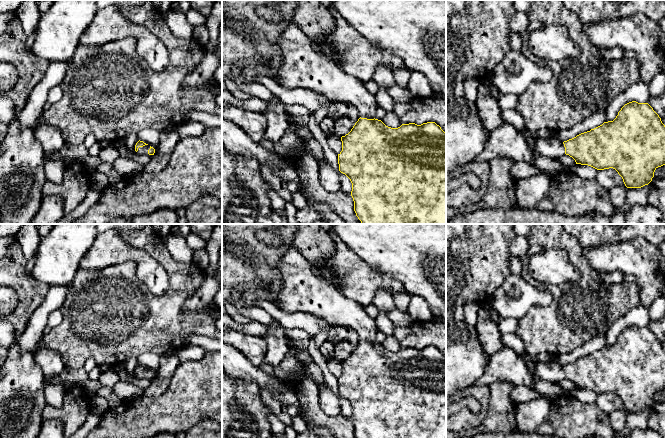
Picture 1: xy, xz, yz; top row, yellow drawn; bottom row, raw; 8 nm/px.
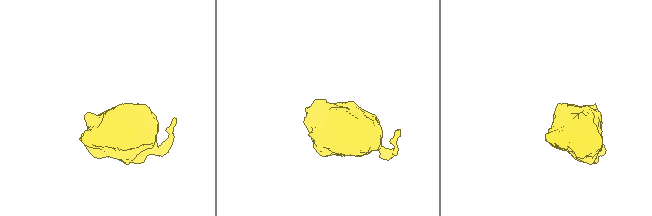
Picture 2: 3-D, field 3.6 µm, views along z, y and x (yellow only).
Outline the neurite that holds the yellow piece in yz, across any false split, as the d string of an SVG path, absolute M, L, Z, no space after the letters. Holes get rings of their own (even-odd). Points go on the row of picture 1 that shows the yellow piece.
M632 101L621 108L613 121L604 122L602 125L567 141L562 142L554 135L546 139L536 137L534 149L540 155L554 159L566 154L572 157L576 164L588 165L597 170L613 168L622 177L627 188L641 188L652 181L658 167L665 165L665 125L648 103Z

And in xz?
M294 23L280 34L279 45L283 63L279 69L279 84L287 89L304 87L317 91L331 102L355 106L360 118L351 131L341 137L342 151L338 154L339 171L352 183L354 211L362 224L446 224L446 133L435 122L421 125L386 126L375 118L377 104L365 84L342 71L330 58L317 53L306 34Z

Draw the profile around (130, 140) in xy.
M129 133L122 140L123 140L127 150L130 152L134 152L135 145L139 141L139 138L138 138L137 133Z

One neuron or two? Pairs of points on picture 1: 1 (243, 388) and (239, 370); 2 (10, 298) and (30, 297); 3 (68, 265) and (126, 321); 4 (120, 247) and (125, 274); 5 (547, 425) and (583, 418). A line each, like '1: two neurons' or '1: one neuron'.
1: two neurons
2: two neurons
3: two neurons
4: two neurons
5: one neuron

